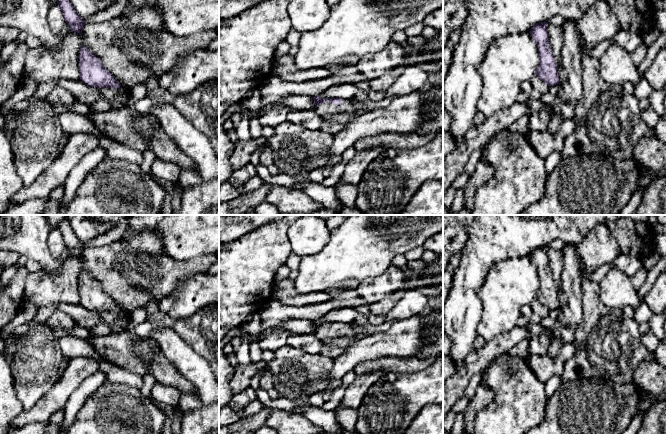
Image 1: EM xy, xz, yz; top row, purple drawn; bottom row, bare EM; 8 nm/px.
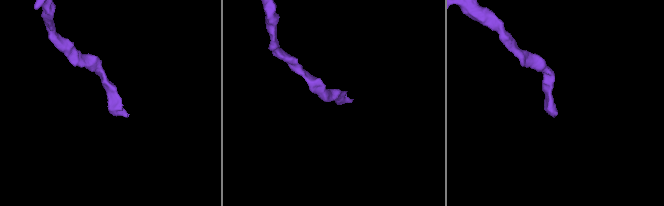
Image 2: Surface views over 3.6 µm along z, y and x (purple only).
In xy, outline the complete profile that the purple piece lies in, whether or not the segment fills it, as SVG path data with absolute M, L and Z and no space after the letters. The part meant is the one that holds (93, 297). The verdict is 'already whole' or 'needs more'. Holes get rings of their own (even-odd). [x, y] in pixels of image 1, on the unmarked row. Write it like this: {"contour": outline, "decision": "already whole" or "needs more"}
{"contour": "M85 269L80 273L79 293L80 304L89 311L97 311L112 333L134 330L130 328L128 311L121 309Z", "decision": "needs more"}

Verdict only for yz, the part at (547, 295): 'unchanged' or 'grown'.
unchanged

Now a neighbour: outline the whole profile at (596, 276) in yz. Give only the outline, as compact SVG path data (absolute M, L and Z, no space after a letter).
M613 262L607 263L598 268L597 270L588 273L588 279L593 283L599 283L607 275L607 273L614 268L615 265Z

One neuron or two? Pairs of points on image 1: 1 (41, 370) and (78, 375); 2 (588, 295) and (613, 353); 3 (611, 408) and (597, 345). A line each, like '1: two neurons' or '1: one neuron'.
1: two neurons
2: one neuron
3: two neurons

